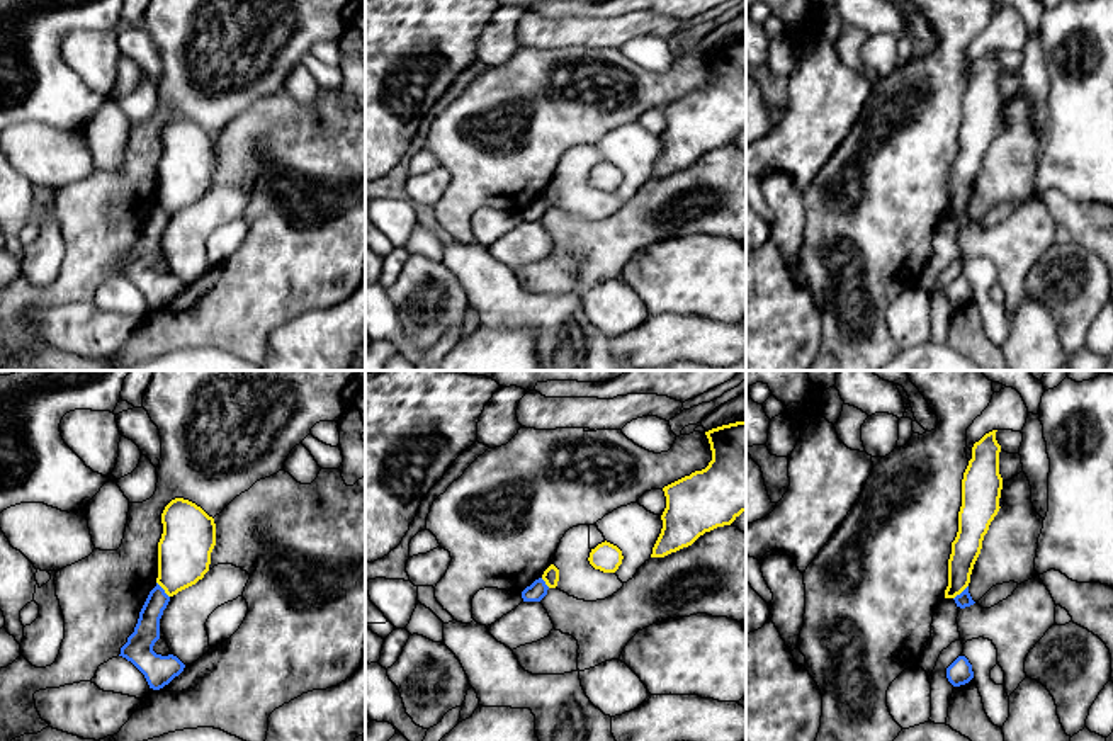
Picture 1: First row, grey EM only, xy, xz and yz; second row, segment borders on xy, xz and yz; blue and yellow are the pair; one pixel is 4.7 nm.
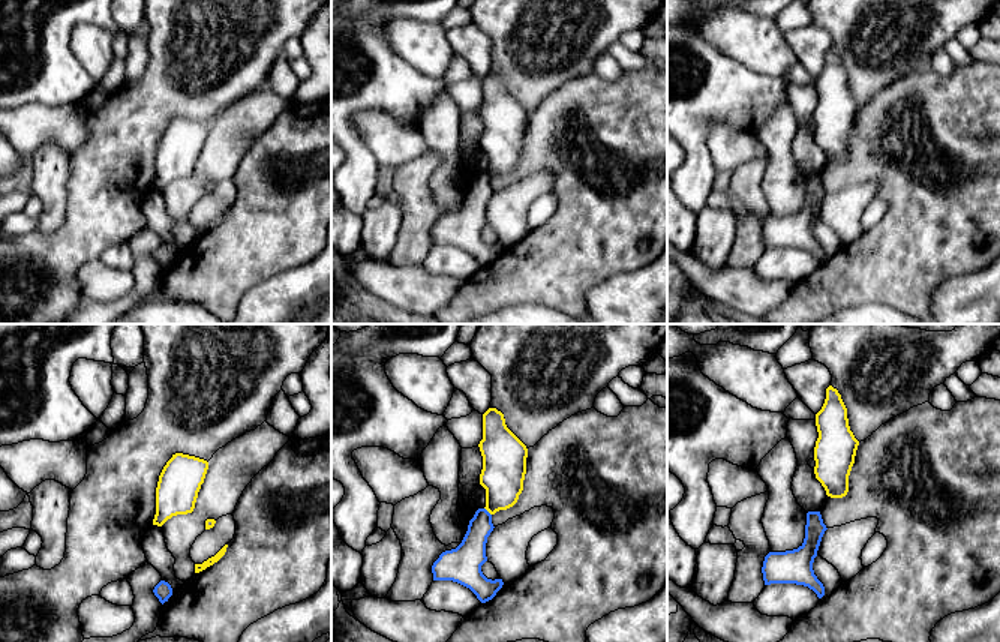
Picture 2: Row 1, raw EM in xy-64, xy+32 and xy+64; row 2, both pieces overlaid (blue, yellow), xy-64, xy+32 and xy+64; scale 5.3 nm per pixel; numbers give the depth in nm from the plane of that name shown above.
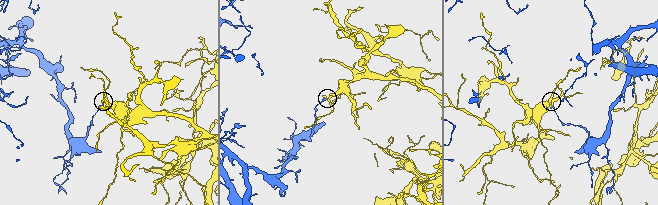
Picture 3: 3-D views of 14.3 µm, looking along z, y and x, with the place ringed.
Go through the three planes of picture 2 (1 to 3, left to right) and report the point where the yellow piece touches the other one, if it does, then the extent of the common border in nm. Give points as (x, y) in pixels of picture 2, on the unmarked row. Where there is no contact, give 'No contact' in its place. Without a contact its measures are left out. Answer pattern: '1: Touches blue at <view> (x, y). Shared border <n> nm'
1: No contact
2: Touches blue at xy+32 (488, 176). Shared border 60 nm
3: No contact

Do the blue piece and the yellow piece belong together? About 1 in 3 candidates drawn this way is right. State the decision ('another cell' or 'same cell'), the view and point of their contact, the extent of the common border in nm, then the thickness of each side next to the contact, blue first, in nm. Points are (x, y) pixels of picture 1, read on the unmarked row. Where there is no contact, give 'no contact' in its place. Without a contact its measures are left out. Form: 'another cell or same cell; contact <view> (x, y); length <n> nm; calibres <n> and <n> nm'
another cell; contact xy (163, 209); length 100 nm; calibres 120 and 260 nm

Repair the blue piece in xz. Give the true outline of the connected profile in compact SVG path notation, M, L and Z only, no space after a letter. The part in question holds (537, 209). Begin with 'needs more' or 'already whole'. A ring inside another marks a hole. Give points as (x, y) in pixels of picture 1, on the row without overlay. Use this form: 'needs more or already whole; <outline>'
already whole; M542 197L535 199L522 211L523 221L540 221L547 214L549 206Z

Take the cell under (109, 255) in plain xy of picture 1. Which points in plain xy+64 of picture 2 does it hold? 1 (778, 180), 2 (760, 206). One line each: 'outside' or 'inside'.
1: outside
2: inside

